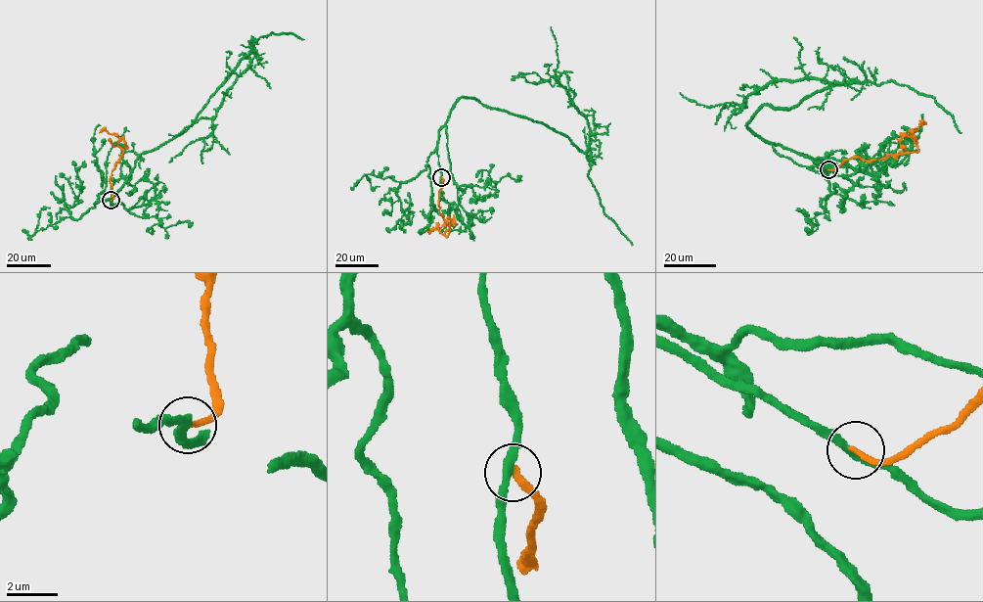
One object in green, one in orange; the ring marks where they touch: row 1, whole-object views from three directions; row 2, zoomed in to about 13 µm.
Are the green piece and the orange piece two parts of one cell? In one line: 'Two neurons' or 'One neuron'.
Two neurons

